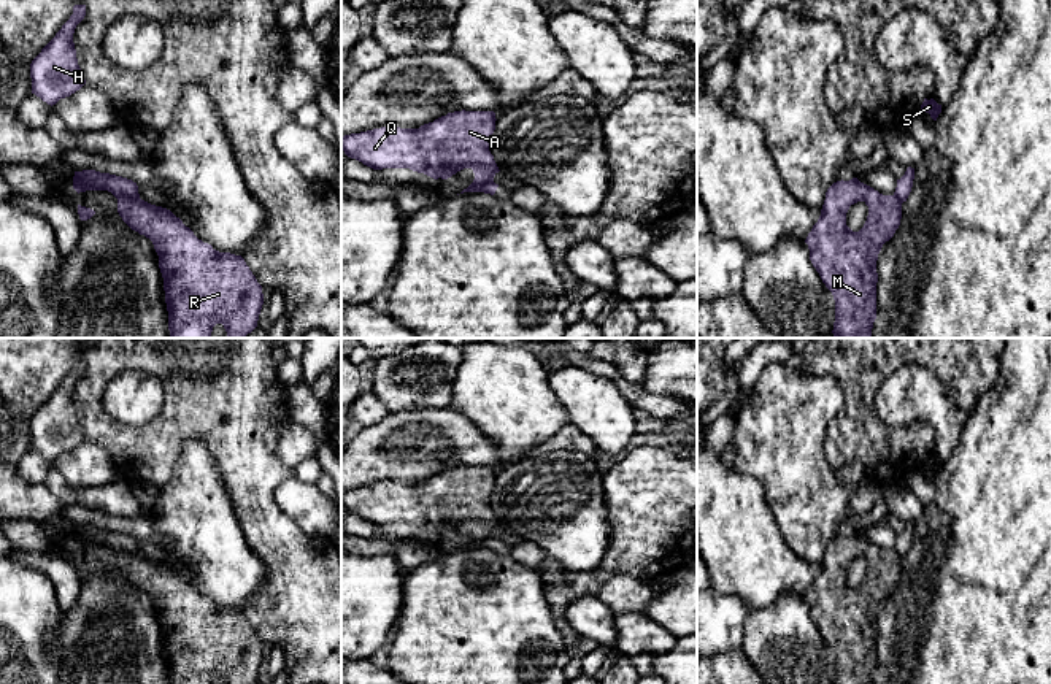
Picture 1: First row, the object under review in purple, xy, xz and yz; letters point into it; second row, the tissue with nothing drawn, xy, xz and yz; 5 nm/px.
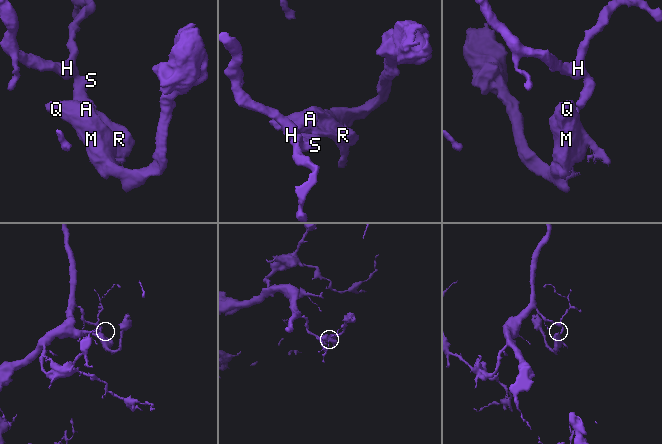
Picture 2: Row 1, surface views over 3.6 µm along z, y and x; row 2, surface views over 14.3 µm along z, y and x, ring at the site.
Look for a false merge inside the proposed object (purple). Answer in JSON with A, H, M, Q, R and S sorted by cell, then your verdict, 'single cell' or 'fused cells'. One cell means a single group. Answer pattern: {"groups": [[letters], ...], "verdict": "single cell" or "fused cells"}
{"groups": [["A", "M", "Q", "R"], ["H", "S"]], "verdict": "fused cells"}

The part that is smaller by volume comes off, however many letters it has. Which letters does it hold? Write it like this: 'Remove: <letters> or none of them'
Remove: A, M, Q, R

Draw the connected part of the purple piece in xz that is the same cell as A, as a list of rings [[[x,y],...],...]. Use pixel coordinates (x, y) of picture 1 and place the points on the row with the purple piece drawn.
[[[454,111],[419,129],[381,127],[341,136],[351,159],[373,170],[410,168],[433,179],[448,179],[472,168],[475,184],[494,183],[500,171],[489,143],[494,111]]]

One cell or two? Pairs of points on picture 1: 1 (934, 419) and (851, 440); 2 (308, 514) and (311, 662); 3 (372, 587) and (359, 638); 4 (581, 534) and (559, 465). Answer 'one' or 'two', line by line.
1: two
2: two
3: one
4: one

